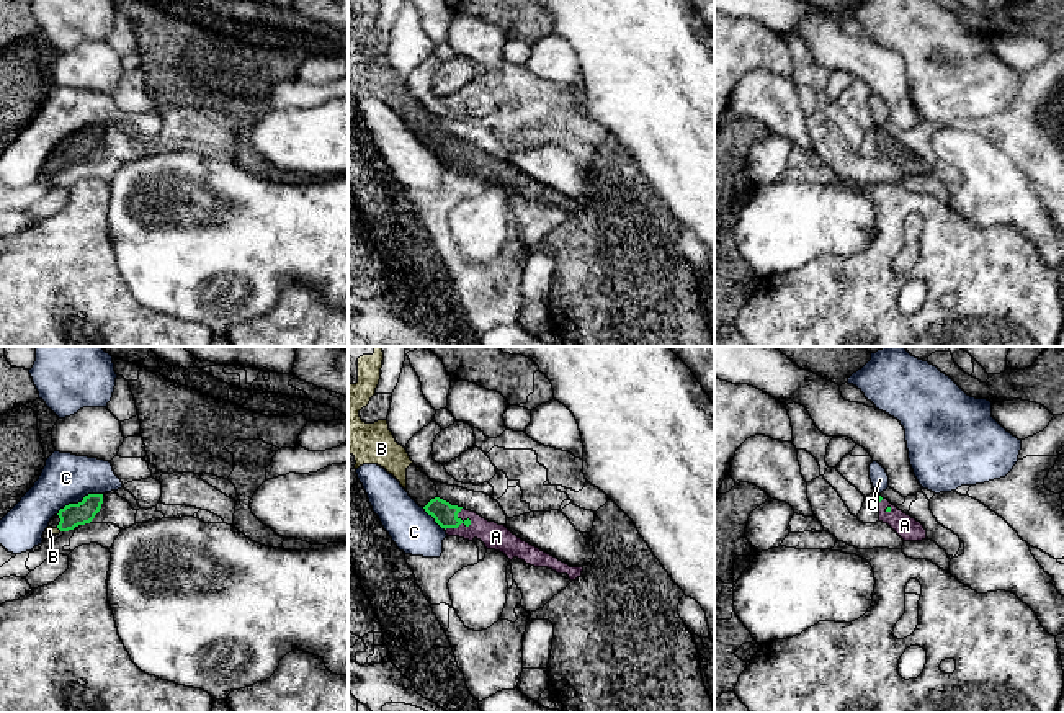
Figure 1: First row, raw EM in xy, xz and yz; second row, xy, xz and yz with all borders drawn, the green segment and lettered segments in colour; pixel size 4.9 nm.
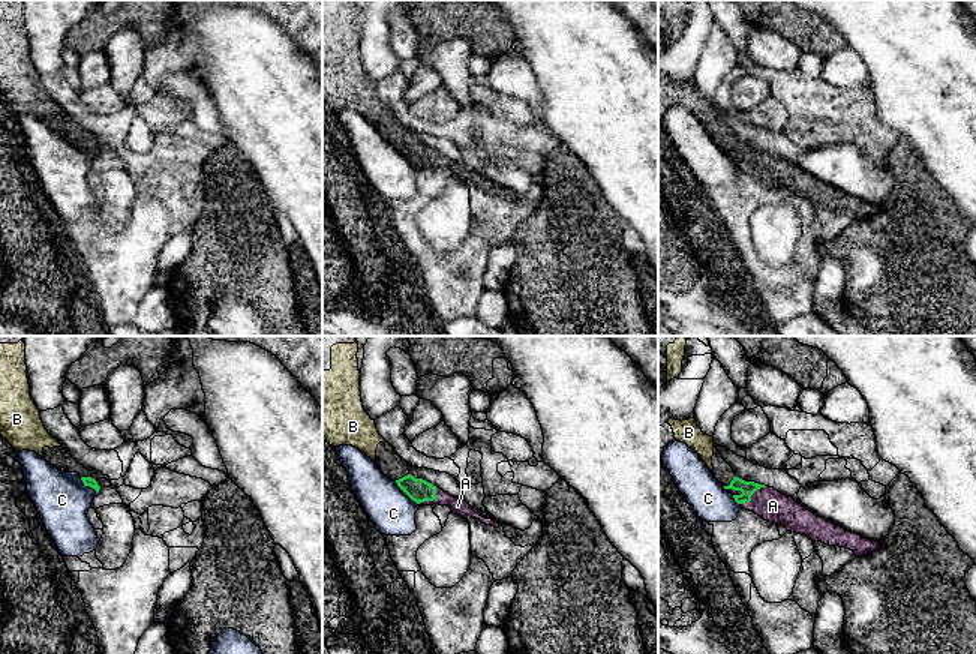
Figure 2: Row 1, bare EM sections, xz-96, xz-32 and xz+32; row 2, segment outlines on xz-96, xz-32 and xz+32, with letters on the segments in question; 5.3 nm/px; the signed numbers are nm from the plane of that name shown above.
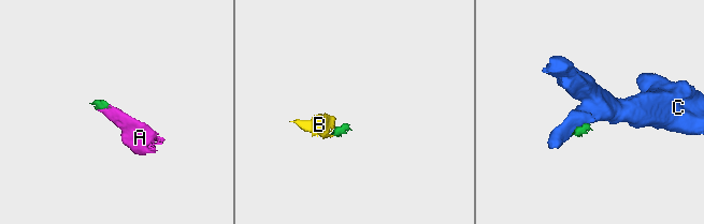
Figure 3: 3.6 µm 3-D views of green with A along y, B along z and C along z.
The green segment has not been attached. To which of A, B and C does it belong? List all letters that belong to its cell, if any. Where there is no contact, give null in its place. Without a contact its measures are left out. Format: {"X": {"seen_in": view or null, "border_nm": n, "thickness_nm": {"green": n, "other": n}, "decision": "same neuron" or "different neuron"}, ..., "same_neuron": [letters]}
{"A": {"seen_in": "xz", "border_nm": 150, "thickness_nm": {"green": 120, "other": 130}, "decision": "same neuron"}, "B": {"seen_in": "xy", "border_nm": 30, "thickness_nm": {"green": 120, "other": 40}, "decision": "same neuron"}, "C": {"seen_in": "xy", "border_nm": 260, "thickness_nm": {"green": 120, "other": 240}, "decision": "different neuron"}, "same_neuron": ["A", "B"]}

